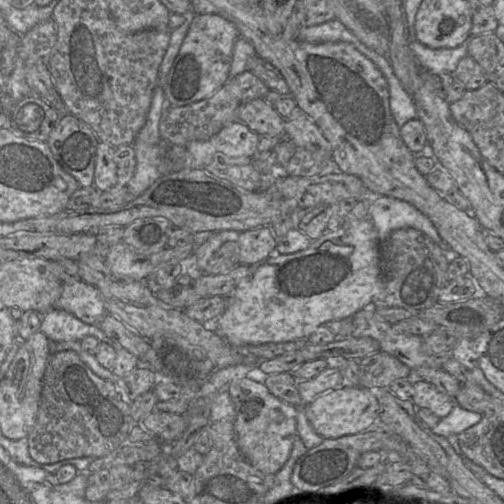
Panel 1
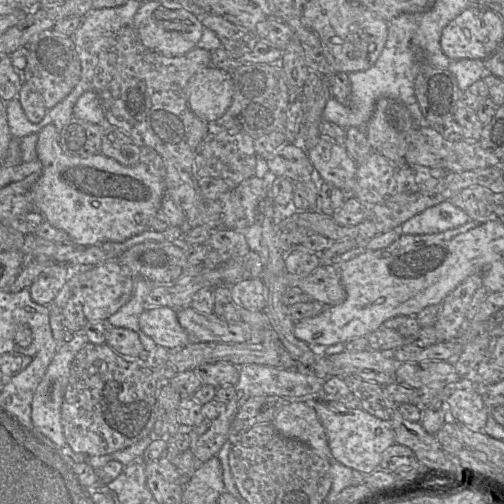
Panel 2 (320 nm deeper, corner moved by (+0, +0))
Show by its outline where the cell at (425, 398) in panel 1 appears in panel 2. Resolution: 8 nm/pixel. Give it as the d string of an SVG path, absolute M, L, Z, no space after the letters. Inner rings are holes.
M468 378L455 379L455 388L448 398L449 419L461 423L470 430L484 432L490 409Z

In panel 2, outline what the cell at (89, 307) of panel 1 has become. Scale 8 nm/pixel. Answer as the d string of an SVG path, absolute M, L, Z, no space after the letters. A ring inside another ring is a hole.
M165 306L148 307L139 317L140 328L157 345L177 350L190 343L178 321L177 311Z

